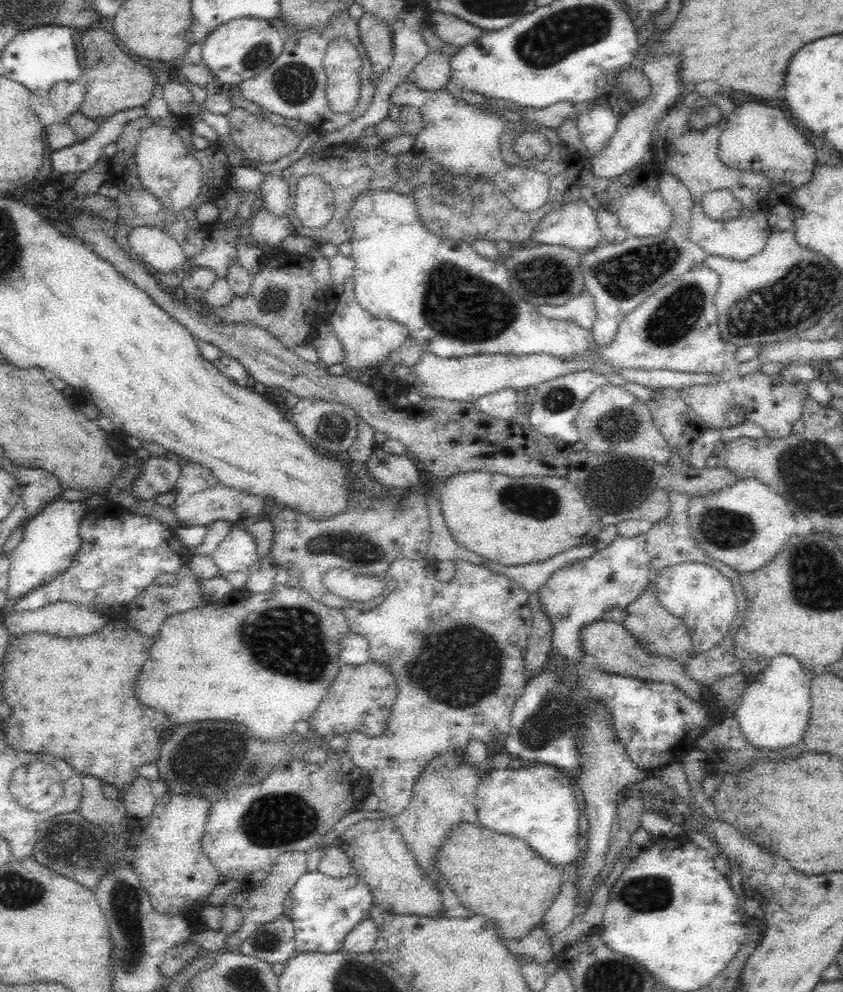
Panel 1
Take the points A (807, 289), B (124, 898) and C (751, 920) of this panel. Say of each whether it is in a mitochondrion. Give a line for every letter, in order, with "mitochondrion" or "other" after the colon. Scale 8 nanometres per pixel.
A: mitochondrion
B: mitochondrion
C: other

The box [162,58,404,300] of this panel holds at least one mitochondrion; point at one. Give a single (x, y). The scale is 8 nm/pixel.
(295, 84)

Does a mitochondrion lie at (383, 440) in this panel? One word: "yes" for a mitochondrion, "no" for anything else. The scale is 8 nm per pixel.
no

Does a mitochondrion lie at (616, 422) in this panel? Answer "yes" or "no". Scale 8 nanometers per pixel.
yes

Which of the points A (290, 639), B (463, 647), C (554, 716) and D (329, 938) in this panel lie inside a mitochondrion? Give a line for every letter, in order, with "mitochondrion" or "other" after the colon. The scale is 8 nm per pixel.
A: mitochondrion
B: mitochondrion
C: mitochondrion
D: other

